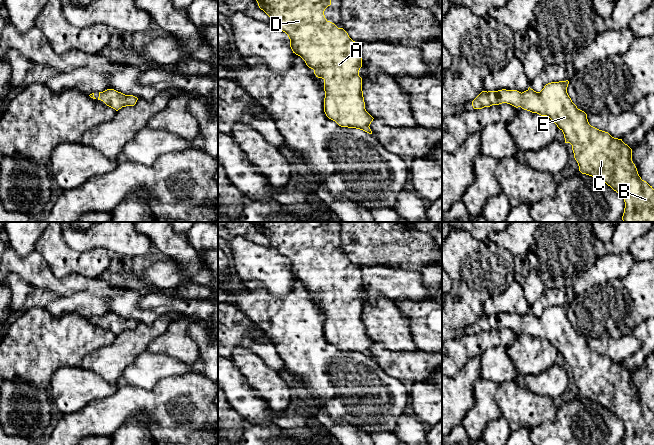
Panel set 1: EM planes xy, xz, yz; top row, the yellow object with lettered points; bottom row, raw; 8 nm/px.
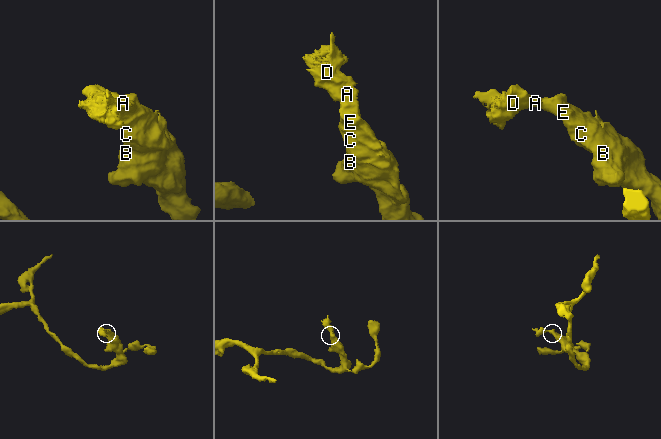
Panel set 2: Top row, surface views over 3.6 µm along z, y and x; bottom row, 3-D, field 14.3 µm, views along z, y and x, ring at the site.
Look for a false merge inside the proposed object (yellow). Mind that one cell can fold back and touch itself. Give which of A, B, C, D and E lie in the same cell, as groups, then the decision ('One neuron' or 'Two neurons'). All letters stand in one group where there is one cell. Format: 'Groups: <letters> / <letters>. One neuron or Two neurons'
Groups: A B C D E. One neuron

